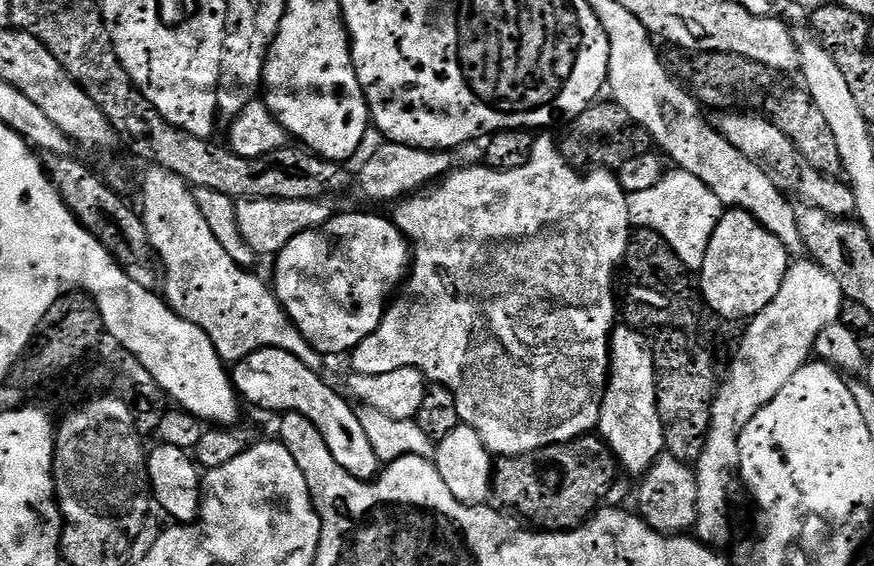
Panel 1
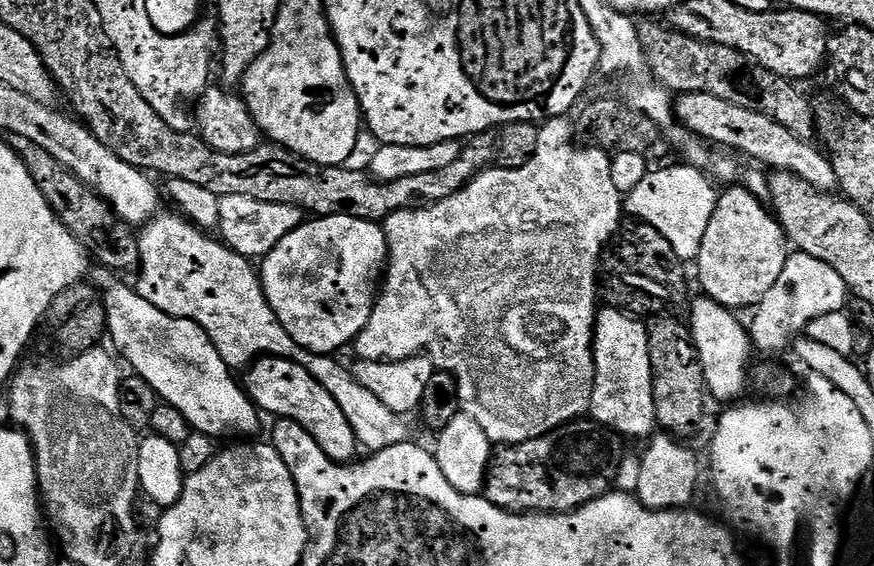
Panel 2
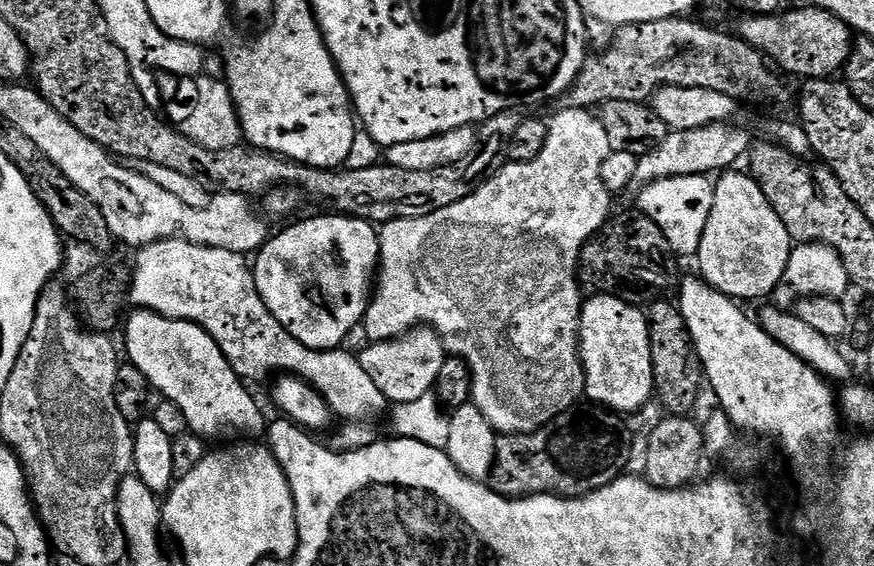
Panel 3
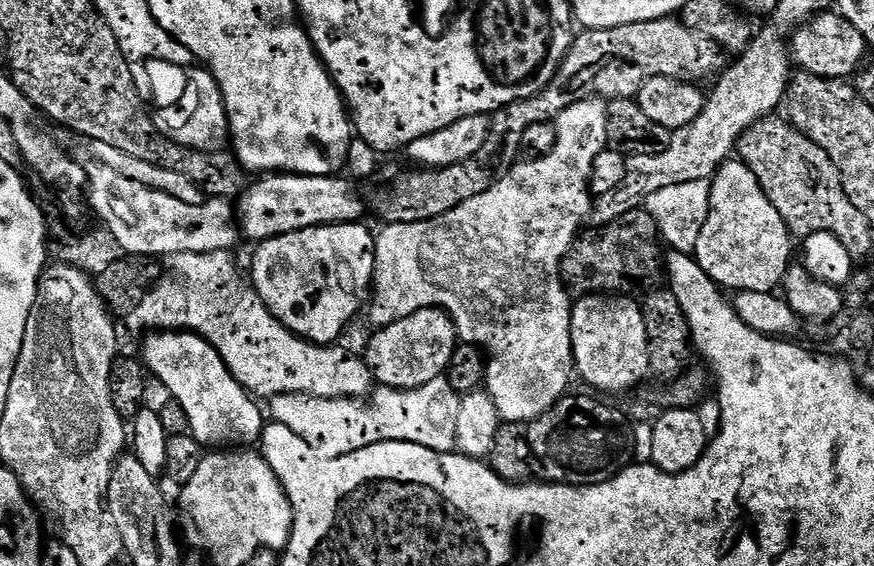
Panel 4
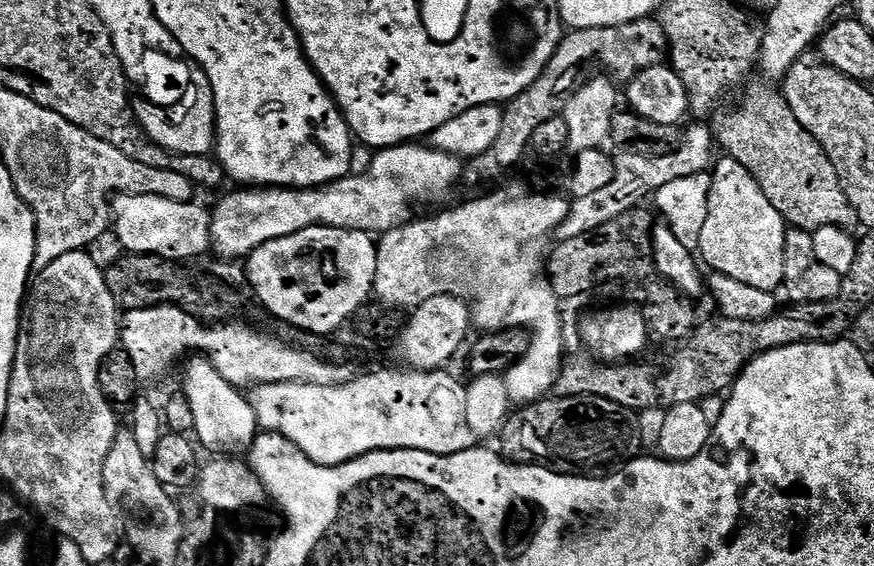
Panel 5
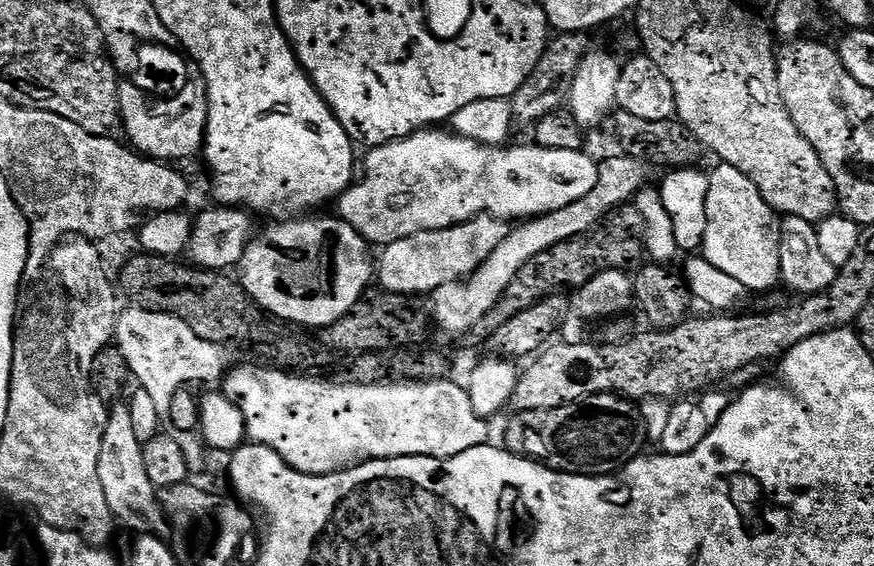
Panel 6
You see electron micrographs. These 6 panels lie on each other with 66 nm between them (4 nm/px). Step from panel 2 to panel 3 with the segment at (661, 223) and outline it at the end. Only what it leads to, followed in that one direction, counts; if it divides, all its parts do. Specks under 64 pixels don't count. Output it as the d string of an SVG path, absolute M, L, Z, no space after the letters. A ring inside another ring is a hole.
M683 176L666 178L639 189L639 211L644 212L666 234L666 242L677 257L695 257L700 250L702 230L706 230L706 218L710 218L710 206L714 202L714 184L708 176Z

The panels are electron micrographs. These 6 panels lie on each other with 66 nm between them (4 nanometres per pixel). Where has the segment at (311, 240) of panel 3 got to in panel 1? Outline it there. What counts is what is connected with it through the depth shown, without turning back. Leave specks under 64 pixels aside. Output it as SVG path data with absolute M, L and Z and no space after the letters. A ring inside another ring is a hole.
M352 212L349 216L336 214L322 227L311 228L295 236L278 253L274 263L276 298L284 308L284 313L292 319L292 325L317 352L348 354L370 334L374 334L374 330L378 330L386 301L401 287L409 271L410 245L387 215L367 216L364 212Z

